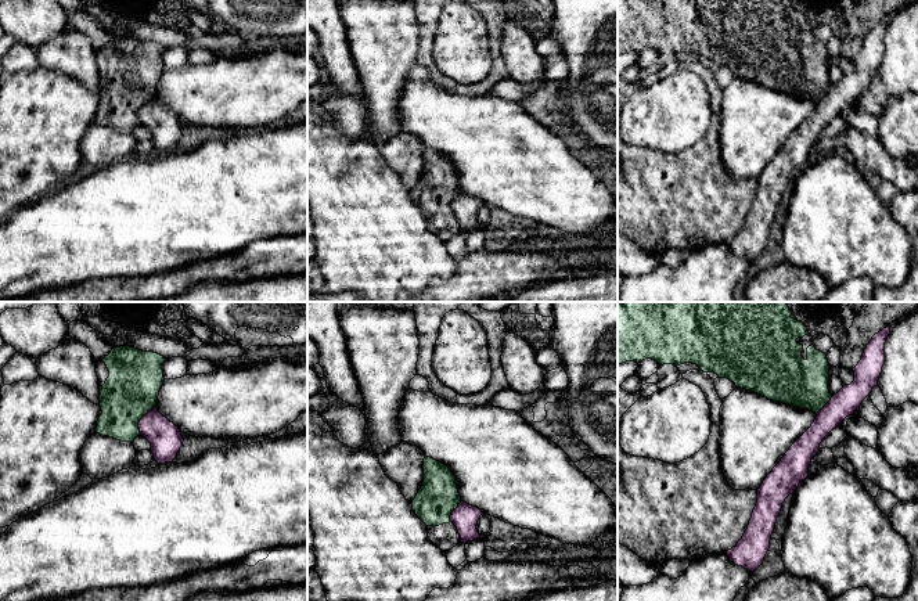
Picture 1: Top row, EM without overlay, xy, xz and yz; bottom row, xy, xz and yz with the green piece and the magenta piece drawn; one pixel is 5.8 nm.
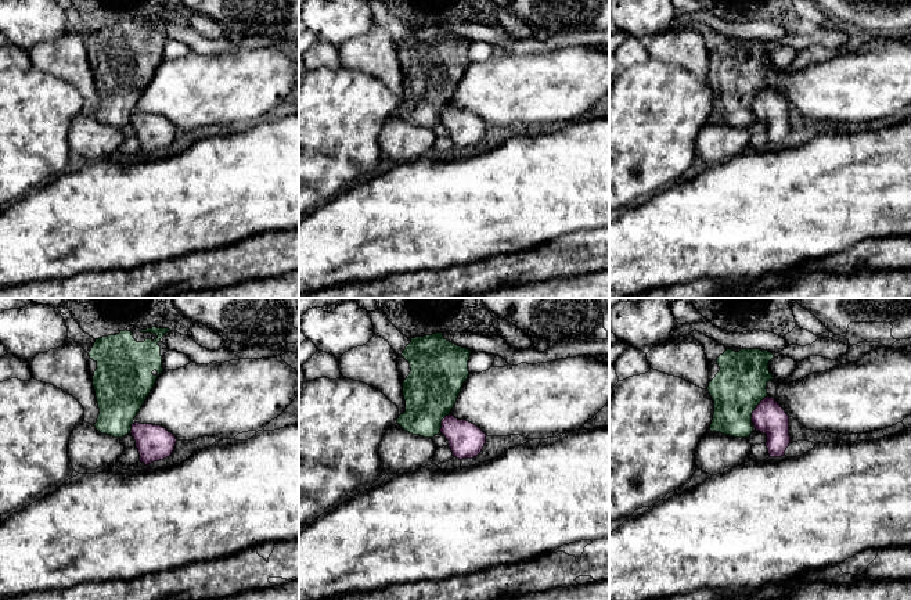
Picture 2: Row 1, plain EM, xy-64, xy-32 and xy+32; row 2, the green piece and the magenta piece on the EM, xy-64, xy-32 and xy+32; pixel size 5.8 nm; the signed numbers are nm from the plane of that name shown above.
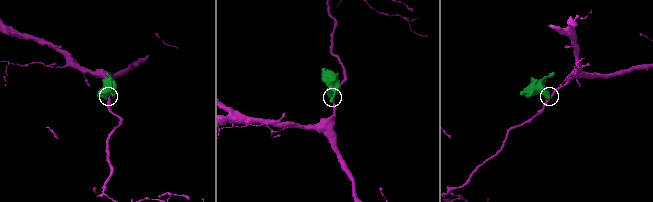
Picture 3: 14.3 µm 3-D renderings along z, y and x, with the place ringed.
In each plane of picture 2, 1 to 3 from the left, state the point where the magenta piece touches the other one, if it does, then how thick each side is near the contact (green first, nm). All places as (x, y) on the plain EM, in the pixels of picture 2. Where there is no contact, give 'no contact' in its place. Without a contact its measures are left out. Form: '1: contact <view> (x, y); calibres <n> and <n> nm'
1: contact xy-64 (130, 118); calibres 300 and 200 nm
2: contact xy-32 (440, 112); calibres 320 and 200 nm
3: contact xy+32 (755, 97); calibres 300 and 190 nm

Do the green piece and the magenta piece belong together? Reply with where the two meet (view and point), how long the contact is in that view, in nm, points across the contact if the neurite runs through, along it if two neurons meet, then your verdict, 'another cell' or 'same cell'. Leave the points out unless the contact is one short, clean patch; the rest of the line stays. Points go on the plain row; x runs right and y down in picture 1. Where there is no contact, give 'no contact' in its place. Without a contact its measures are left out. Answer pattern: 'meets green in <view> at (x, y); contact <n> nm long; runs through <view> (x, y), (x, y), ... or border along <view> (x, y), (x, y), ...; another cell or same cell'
meets green in xy at (140, 108); contact 190 nm long; border along xy (155, 96), (140, 110), (139, 123); another cell

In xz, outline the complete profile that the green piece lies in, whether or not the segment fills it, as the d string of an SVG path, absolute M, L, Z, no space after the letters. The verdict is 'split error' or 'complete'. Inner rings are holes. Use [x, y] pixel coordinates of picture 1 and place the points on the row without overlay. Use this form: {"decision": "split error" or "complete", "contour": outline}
{"decision": "split error", "contour": "M431 147L424 148L424 172L413 190L413 201L428 216L429 230L443 242L461 233L456 215L450 210L451 202L461 192L456 166L451 159Z"}

